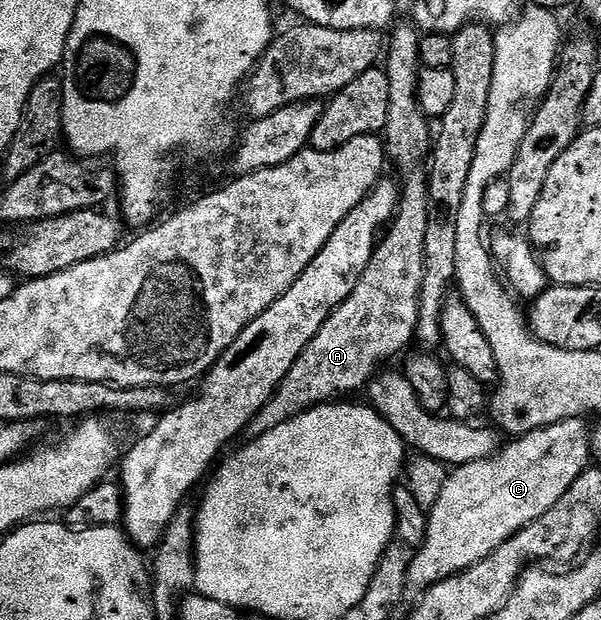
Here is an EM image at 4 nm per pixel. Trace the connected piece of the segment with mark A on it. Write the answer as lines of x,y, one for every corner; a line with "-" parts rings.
414,27
398,28
390,33
391,40
389,36
385,44
389,118
383,127
381,139
385,145
386,159
390,163
392,160
399,171
399,208
395,211
394,220
376,243
373,258
369,266
365,266
361,282
357,282
357,290
353,290
353,294
349,294
349,298
345,298
339,309
324,322
313,342
309,342
297,362
293,362
293,370
289,370
287,377
280,382
271,401
251,421
249,432
252,437
273,430
273,426
281,426
281,422
316,408
318,404
350,397
347,395
358,388
366,389
372,377
380,371
378,368
398,352
406,353
415,340
425,270
428,173
425,165
433,147
433,128
427,125
430,124
429,117
419,105
420,33

